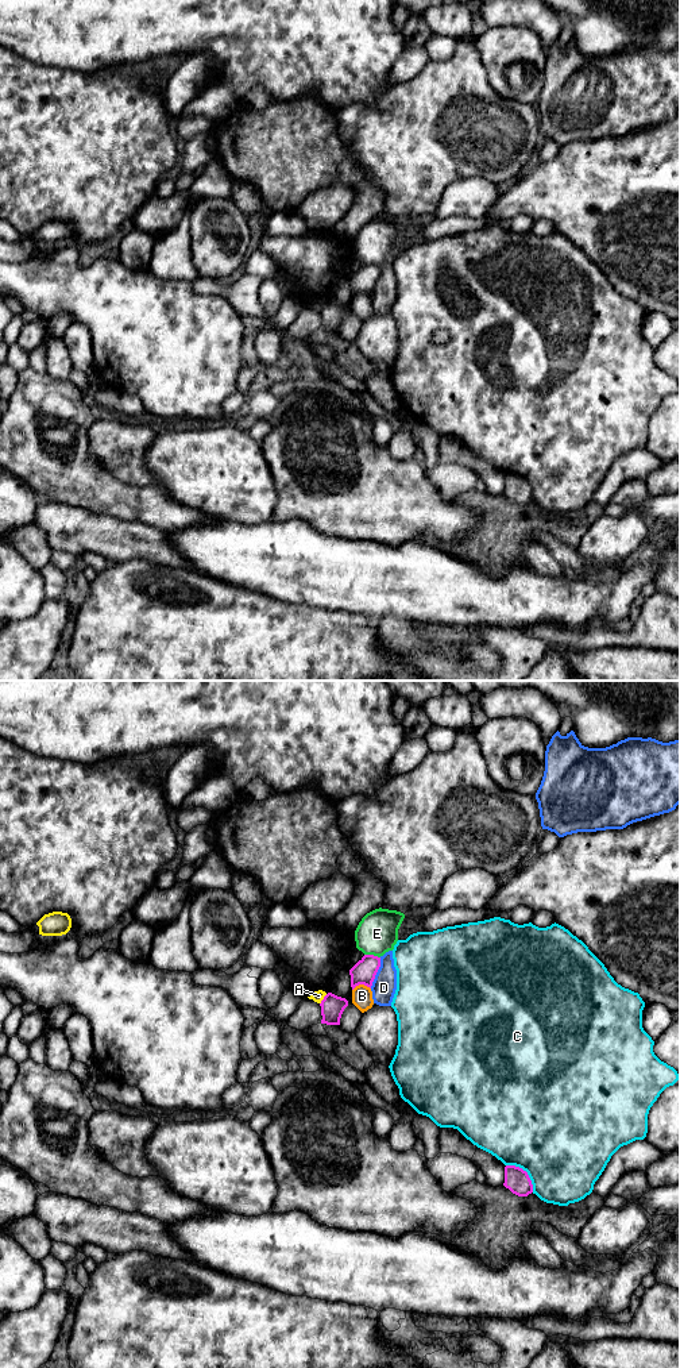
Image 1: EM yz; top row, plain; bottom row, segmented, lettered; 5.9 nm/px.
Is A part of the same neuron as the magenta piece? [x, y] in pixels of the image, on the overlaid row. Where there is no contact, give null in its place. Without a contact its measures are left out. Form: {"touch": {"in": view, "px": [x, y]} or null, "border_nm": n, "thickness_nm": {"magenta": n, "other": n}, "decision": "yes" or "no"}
{"touch": {"in": "yz", "px": [323, 1000]}, "border_nm": 80, "thickness_nm": {"magenta": 140, "other": 70}, "decision": "no"}

